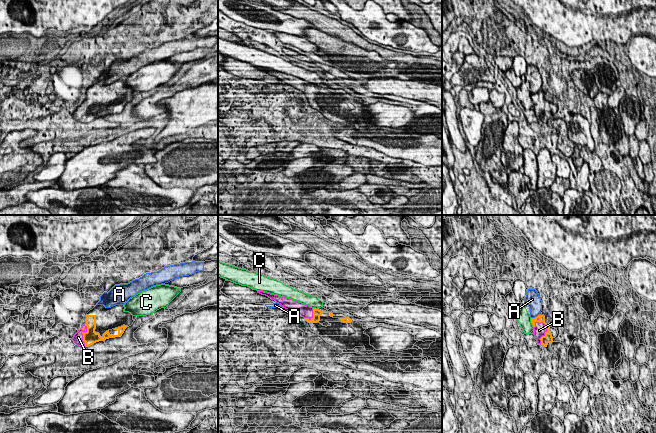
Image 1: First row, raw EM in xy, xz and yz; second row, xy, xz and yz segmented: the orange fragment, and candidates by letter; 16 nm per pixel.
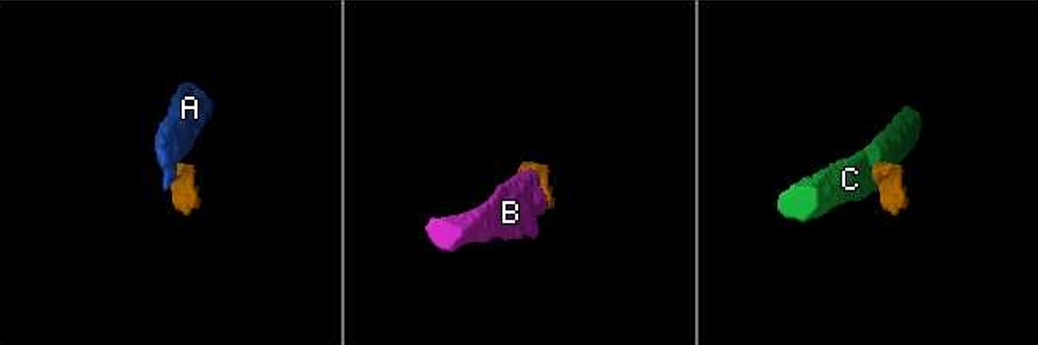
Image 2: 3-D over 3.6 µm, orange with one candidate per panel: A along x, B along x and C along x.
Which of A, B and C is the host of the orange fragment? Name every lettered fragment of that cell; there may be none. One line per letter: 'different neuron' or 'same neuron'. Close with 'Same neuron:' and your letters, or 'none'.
A: different neuron
B: same neuron
C: different neuron
Same neuron: B

